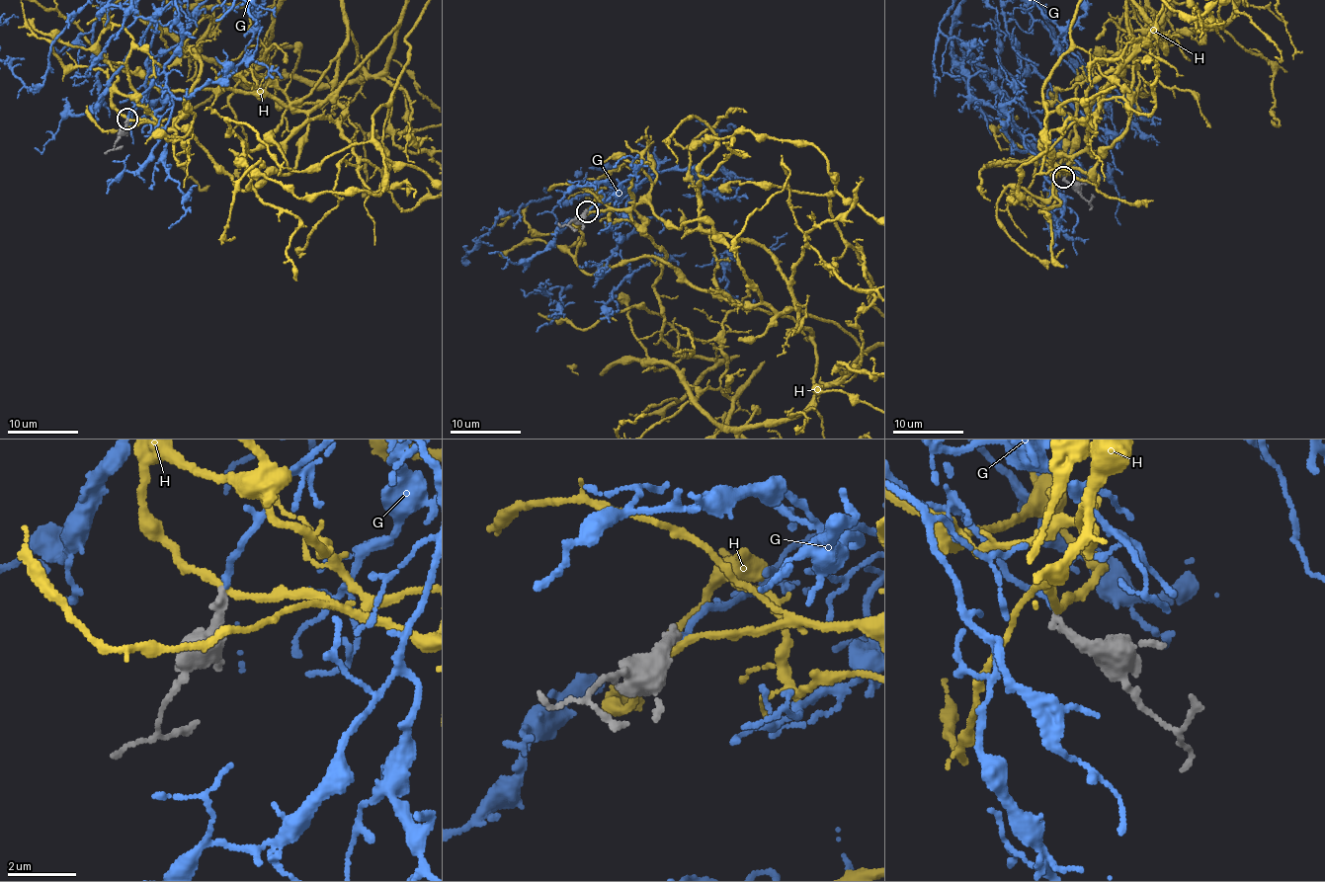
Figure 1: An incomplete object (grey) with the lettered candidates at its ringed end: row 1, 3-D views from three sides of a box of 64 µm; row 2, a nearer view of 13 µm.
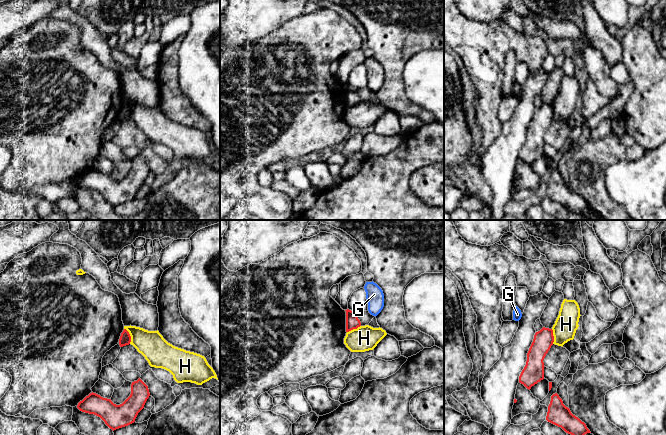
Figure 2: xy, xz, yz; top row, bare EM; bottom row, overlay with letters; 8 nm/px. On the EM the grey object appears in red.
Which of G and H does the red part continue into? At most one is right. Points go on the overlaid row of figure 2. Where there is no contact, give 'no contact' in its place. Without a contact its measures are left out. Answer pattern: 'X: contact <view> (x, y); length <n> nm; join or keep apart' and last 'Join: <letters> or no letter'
G: no contact; join
H: contact xy (130, 336); length 140 nm; keep apart
Join: G

